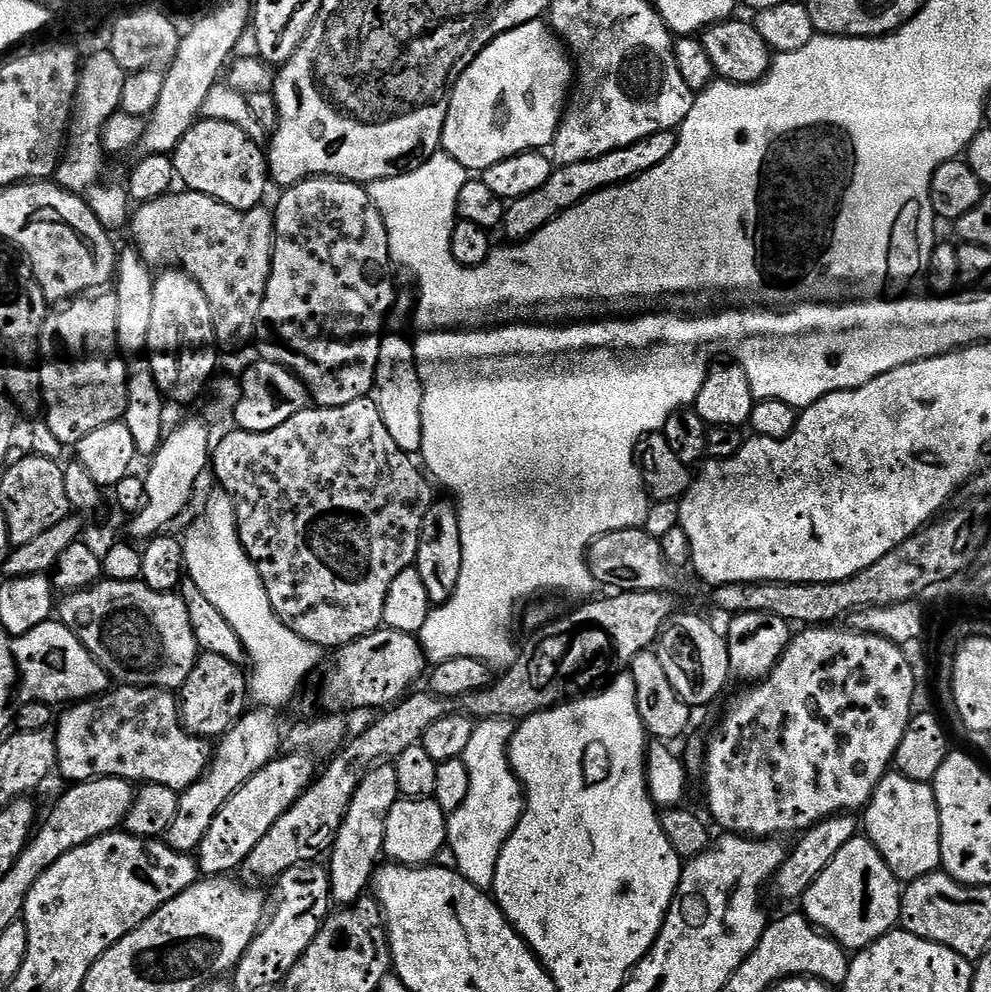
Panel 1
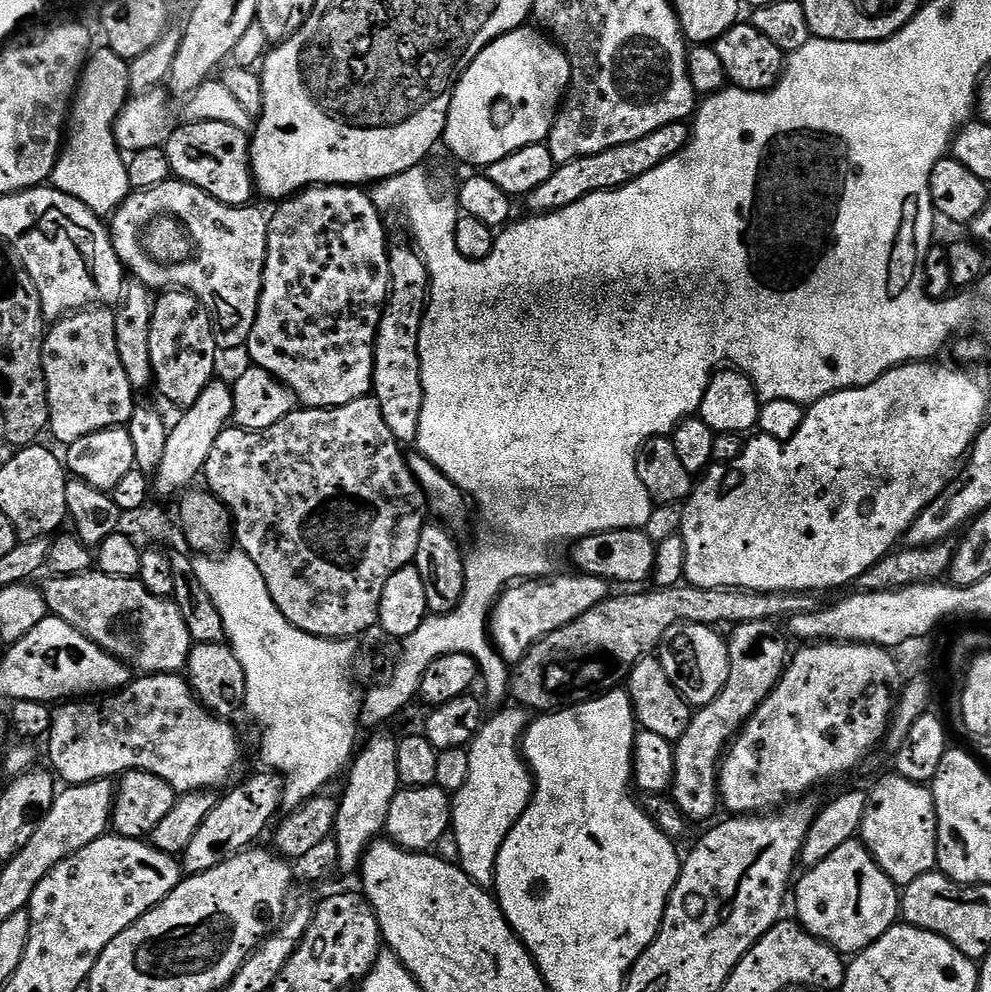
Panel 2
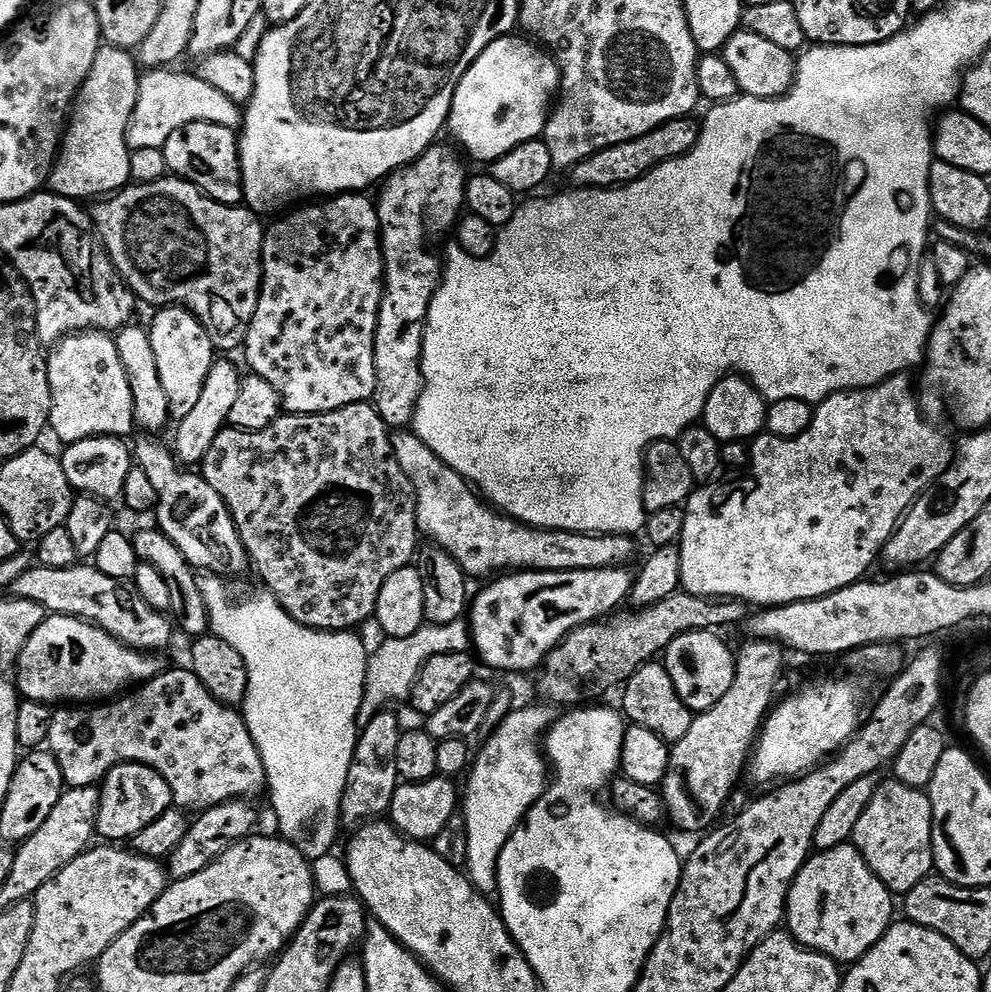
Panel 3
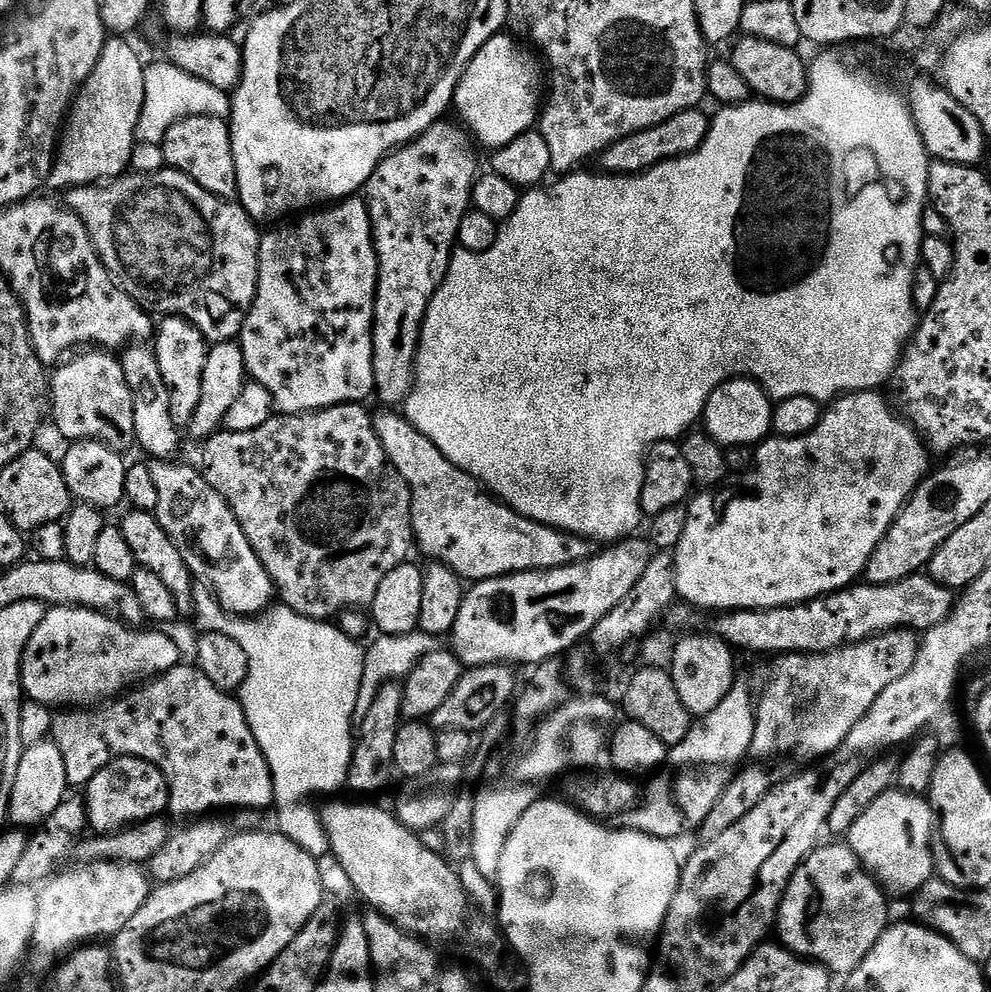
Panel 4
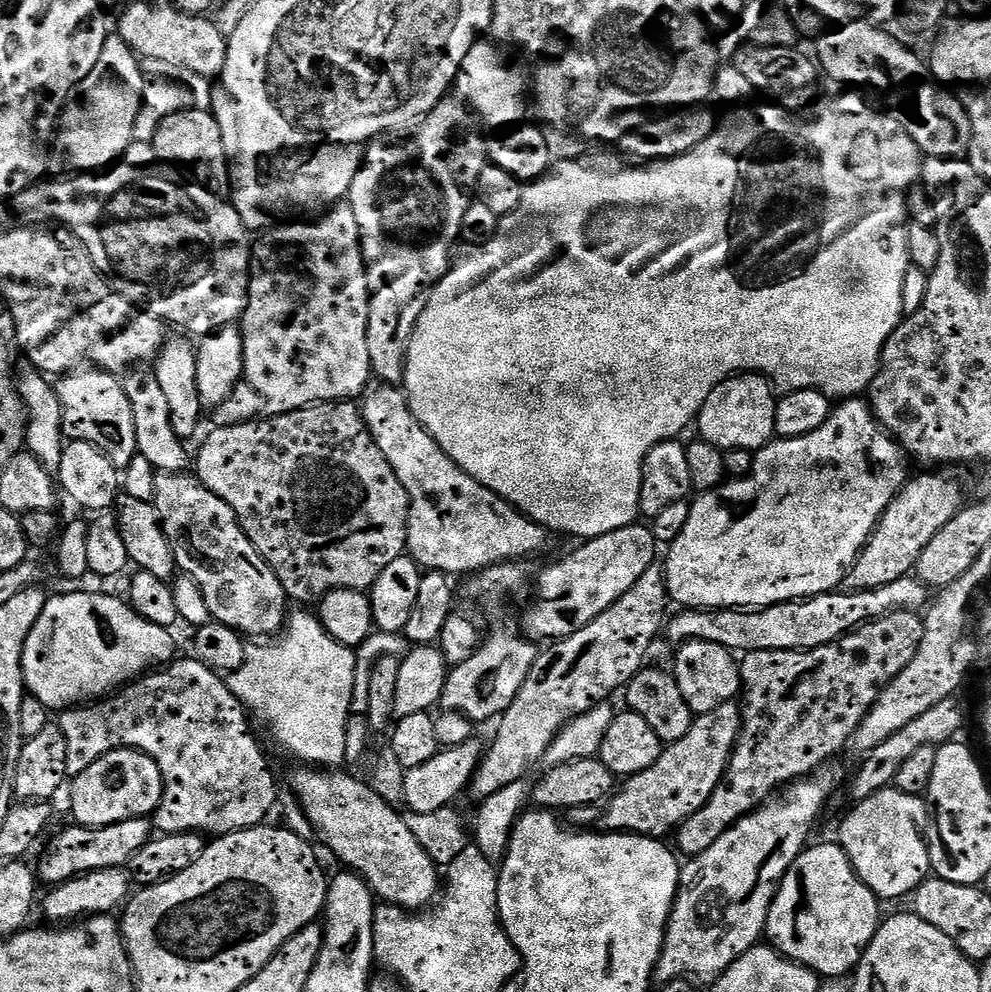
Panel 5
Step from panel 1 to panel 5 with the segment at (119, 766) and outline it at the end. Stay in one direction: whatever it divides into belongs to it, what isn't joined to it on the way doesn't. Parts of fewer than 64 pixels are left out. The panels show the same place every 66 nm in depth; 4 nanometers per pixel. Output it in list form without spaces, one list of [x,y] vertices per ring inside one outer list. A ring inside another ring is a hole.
[[[191,658],[192,660],[177,659],[167,665],[163,670],[153,671],[143,678],[127,685],[123,690],[87,706],[69,708],[61,711],[58,723],[62,734],[66,734],[66,770],[72,774],[77,771],[76,748],[100,748],[96,750],[111,750],[113,748],[135,748],[137,752],[144,752],[154,762],[158,762],[158,770],[164,779],[164,793],[160,799],[160,804],[154,813],[154,828],[157,833],[174,836],[183,832],[199,832],[207,834],[209,837],[226,836],[230,832],[241,832],[247,828],[258,828],[265,823],[264,820],[272,812],[272,807],[276,804],[276,776],[272,773],[272,768],[268,765],[268,760],[264,757],[264,752],[260,749],[260,744],[256,741],[256,736],[252,733],[252,728],[248,725],[249,713],[234,693],[228,688],[227,679],[221,673],[208,667],[203,660]]]

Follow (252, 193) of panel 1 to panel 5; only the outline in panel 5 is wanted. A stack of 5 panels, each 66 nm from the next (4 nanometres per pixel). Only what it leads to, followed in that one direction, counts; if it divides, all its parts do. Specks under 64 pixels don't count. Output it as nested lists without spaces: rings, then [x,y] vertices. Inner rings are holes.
[[[189,108],[186,112],[170,114],[158,126],[152,145],[156,151],[157,161],[168,166],[181,164],[182,167],[189,168],[192,171],[191,179],[201,184],[207,192],[223,197],[233,187],[234,180],[230,175],[230,153],[222,142],[222,130],[211,111]]]

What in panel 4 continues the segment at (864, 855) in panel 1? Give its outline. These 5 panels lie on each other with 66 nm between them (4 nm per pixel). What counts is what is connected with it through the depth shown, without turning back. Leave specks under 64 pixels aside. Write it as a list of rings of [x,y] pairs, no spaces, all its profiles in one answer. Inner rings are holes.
[[[832,842],[836,844],[828,844],[823,846],[817,846],[813,848],[811,854],[801,862],[798,866],[798,870],[790,878],[790,882],[786,886],[784,891],[784,897],[780,903],[780,915],[776,917],[775,927],[780,928],[780,936],[778,936],[779,943],[784,947],[789,948],[791,952],[796,953],[797,956],[804,957],[805,960],[815,960],[817,964],[824,965],[829,972],[833,974],[847,974],[853,972],[858,965],[866,958],[866,954],[870,954],[872,947],[878,942],[878,938],[882,938],[884,929],[889,927],[890,919],[888,920],[888,900],[885,889],[881,888],[871,876],[868,875],[860,859],[852,852],[852,849],[848,847],[844,842]]]

